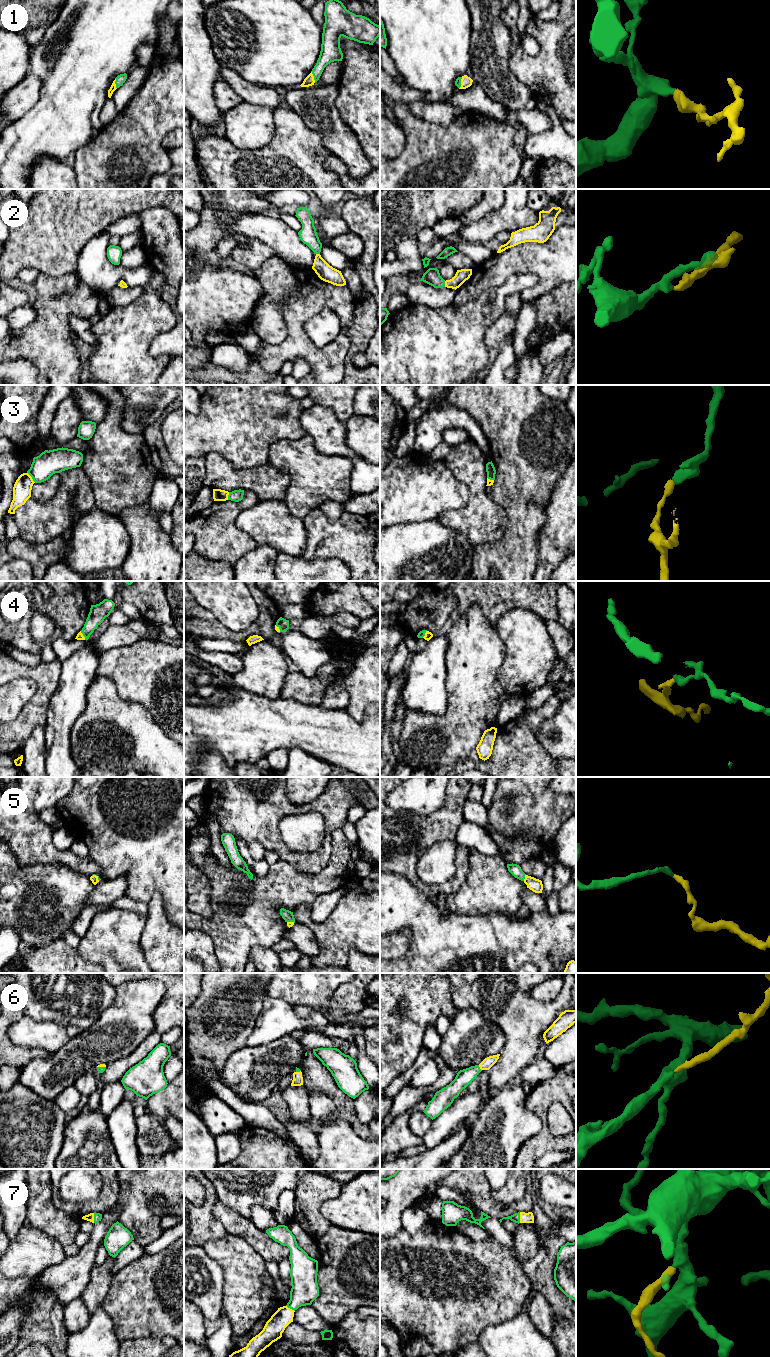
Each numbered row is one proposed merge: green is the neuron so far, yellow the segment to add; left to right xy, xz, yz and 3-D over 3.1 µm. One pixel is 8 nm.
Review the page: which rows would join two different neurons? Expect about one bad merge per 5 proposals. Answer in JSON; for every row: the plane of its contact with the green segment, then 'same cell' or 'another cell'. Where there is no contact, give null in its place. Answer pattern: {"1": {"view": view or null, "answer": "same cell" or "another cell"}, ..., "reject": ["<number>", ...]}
{"1": {"view": "xz", "answer": "same cell"}, "2": {"view": "yz", "answer": "same cell"}, "3": {"view": "xy", "answer": "another cell"}, "4": {"view": "xy", "answer": "same cell"}, "5": {"view": "yz", "answer": "same cell"}, "6": {"view": "yz", "answer": "same cell"}, "7": {"view": "xy", "answer": "same cell"}, "reject": ["3"]}

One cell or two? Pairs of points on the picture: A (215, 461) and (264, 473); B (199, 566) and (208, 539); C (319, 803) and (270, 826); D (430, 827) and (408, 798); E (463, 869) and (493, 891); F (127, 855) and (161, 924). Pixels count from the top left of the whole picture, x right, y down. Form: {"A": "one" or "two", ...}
{"A": "one", "B": "two", "C": "one", "D": "two", "E": "two", "F": "two"}

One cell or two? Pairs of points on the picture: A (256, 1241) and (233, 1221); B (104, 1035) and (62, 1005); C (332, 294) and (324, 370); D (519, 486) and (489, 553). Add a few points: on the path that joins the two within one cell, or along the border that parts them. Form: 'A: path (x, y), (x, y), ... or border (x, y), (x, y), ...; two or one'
A: path (250, 1235), (239, 1226); one
B: border (107, 1008), (92, 1024), (82, 1030); two
C: path (311, 307), (299, 319), (299, 341), (307, 349); one
D: path (519, 504), (519, 529), (507, 541); one

